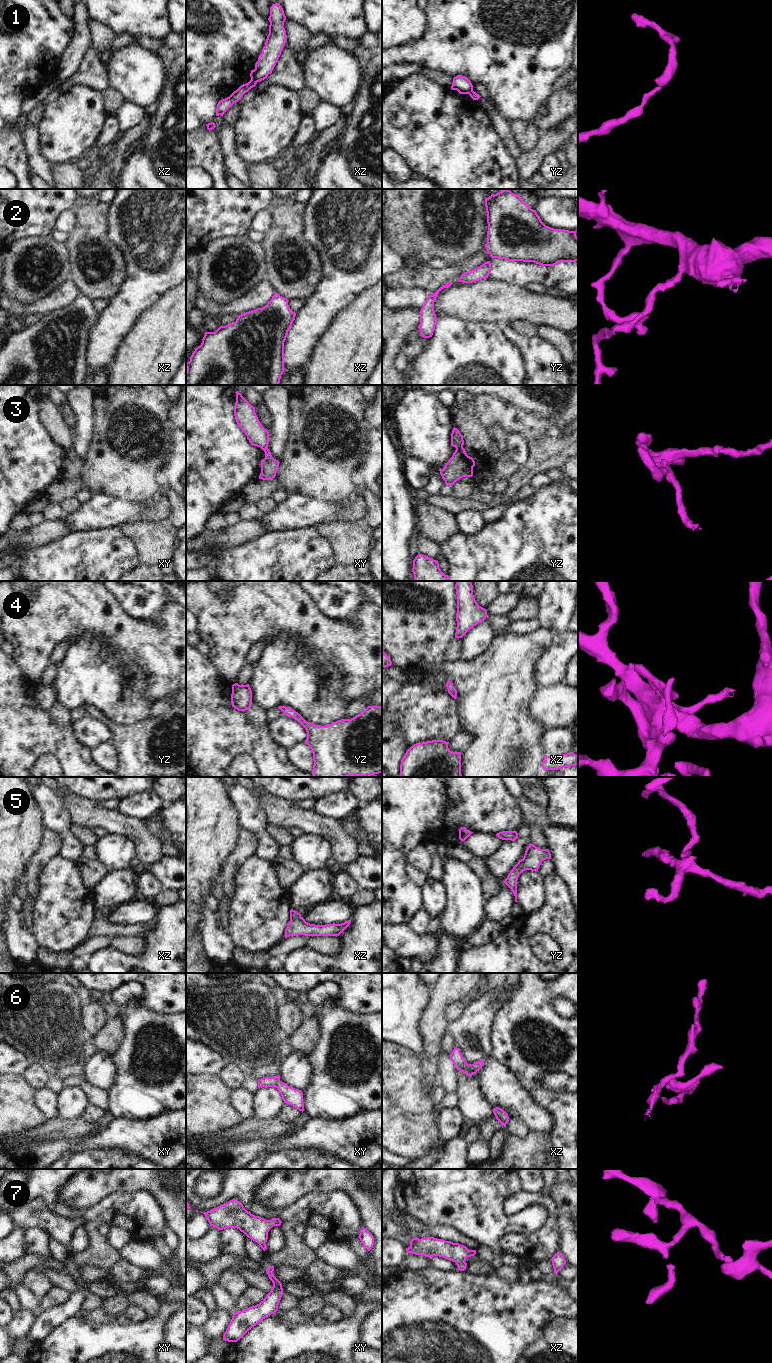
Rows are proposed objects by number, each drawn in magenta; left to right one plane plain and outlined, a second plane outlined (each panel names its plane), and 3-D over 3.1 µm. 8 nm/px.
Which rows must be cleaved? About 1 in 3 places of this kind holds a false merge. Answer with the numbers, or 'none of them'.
1, 3

